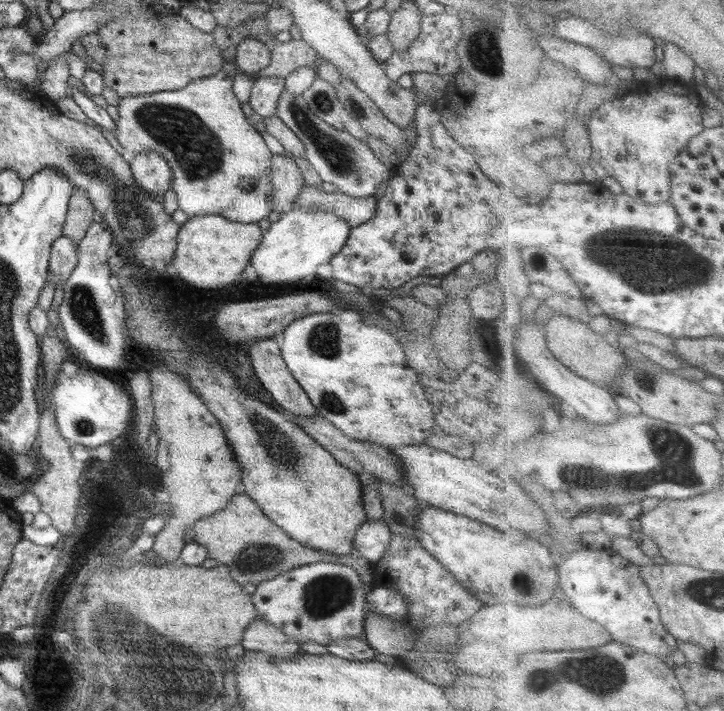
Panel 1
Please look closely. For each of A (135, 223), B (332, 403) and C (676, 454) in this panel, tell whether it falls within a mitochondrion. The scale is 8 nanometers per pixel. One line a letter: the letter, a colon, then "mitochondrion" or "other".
A: mitochondrion
B: mitochondrion
C: mitochondrion

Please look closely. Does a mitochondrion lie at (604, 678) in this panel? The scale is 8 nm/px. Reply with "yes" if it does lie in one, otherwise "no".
yes

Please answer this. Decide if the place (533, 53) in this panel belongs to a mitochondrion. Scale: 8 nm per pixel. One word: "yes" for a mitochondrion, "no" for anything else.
no

